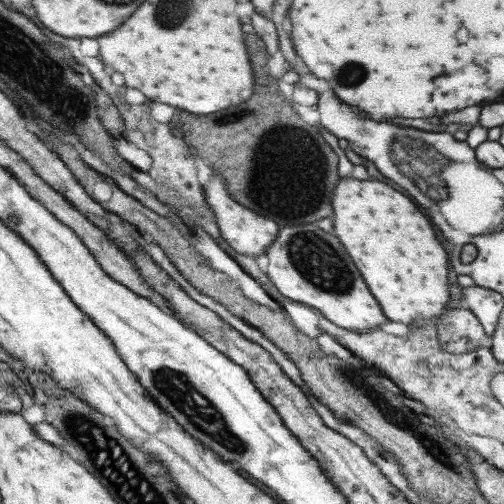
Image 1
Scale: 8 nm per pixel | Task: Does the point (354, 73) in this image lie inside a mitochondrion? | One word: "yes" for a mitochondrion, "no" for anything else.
yes

